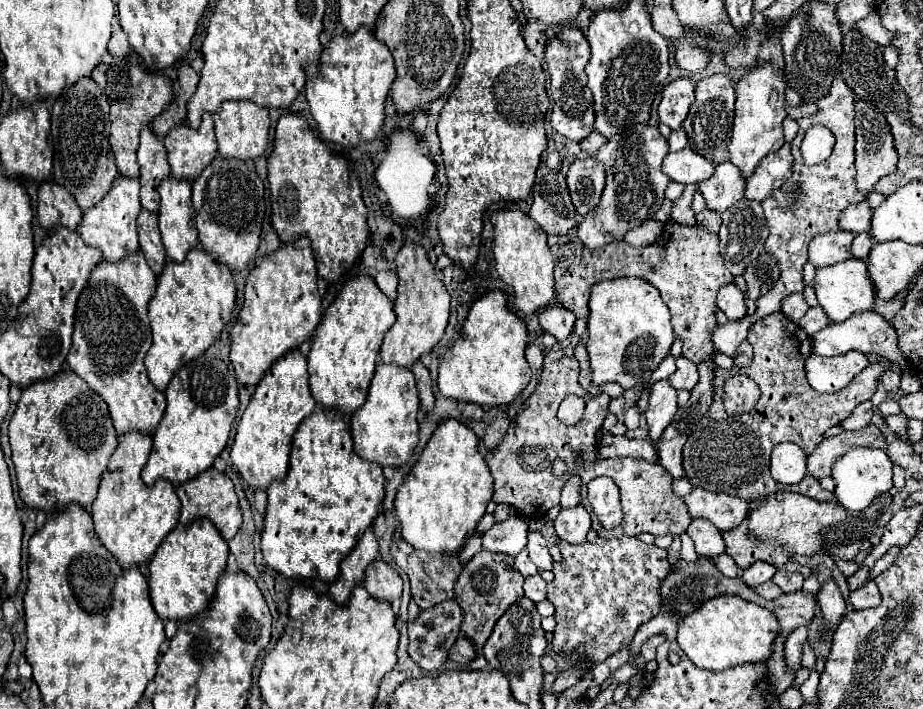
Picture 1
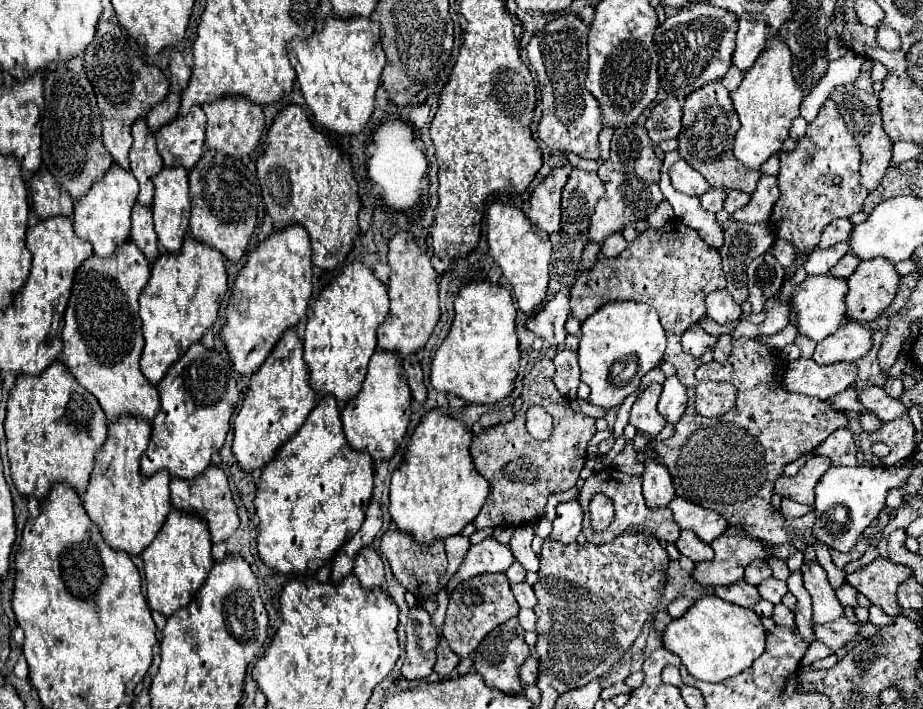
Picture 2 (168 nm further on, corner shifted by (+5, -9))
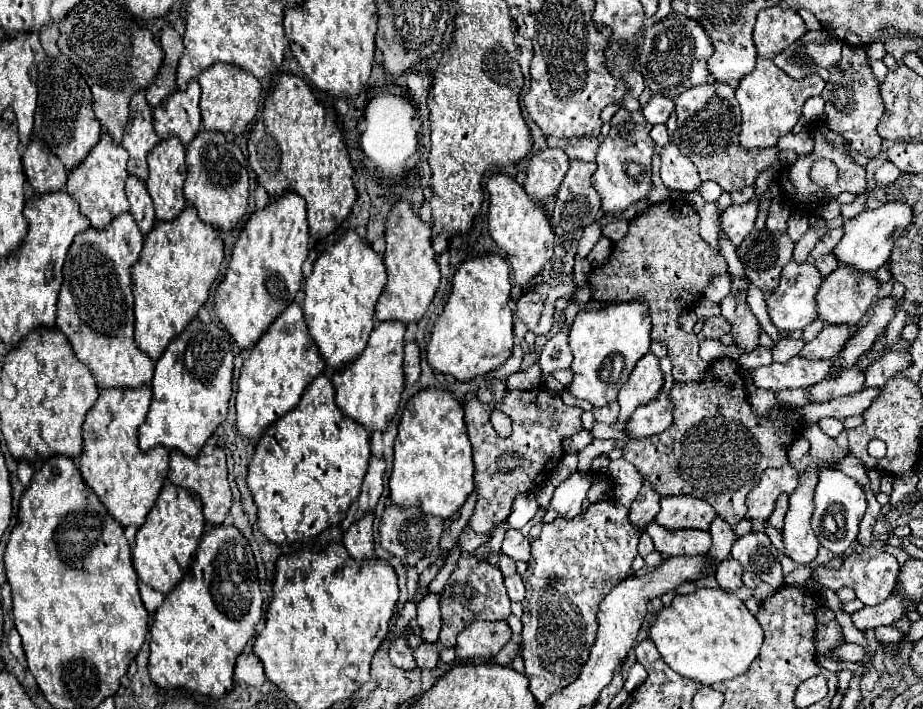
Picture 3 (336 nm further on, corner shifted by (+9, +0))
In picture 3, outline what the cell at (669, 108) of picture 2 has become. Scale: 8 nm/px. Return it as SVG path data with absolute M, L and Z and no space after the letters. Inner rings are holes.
M652 96L650 102L646 104L646 108L642 110L644 118L648 124L666 124L666 120L670 118L670 114L674 112L674 100L670 98L662 98L662 96Z

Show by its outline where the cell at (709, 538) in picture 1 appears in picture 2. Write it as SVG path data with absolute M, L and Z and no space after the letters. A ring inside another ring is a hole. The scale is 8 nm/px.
M682 531L680 537L678 537L678 541L676 541L674 545L676 545L676 549L678 549L684 557L688 557L688 559L694 561L694 563L698 563L698 561L708 561L708 559L714 557L712 547L706 545L706 543L702 543L692 531Z

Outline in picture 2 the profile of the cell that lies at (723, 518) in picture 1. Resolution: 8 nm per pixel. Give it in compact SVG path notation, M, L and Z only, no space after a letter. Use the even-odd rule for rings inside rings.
M674 499L668 505L680 529L694 531L704 543L712 543L726 529L726 519L710 509L698 507L686 499Z

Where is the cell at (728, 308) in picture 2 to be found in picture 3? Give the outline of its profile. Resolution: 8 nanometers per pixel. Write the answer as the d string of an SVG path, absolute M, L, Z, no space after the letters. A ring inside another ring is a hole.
M724 274L724 276L718 276L718 278L714 278L710 282L710 286L706 288L704 296L708 300L712 300L712 302L720 302L728 292L730 292L730 276Z

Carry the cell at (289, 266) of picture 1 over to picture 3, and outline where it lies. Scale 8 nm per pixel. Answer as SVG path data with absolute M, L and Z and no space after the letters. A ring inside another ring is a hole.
M284 194L272 200L266 208L256 210L246 222L246 228L236 240L226 278L218 284L214 296L214 312L218 314L218 320L230 332L230 336L234 338L240 350L244 352L250 350L260 340L260 336L268 330L268 326L294 302L296 292L302 290L302 280L304 280L302 264L308 254L308 238L310 236L308 236L308 222L306 222L306 202L298 194Z

